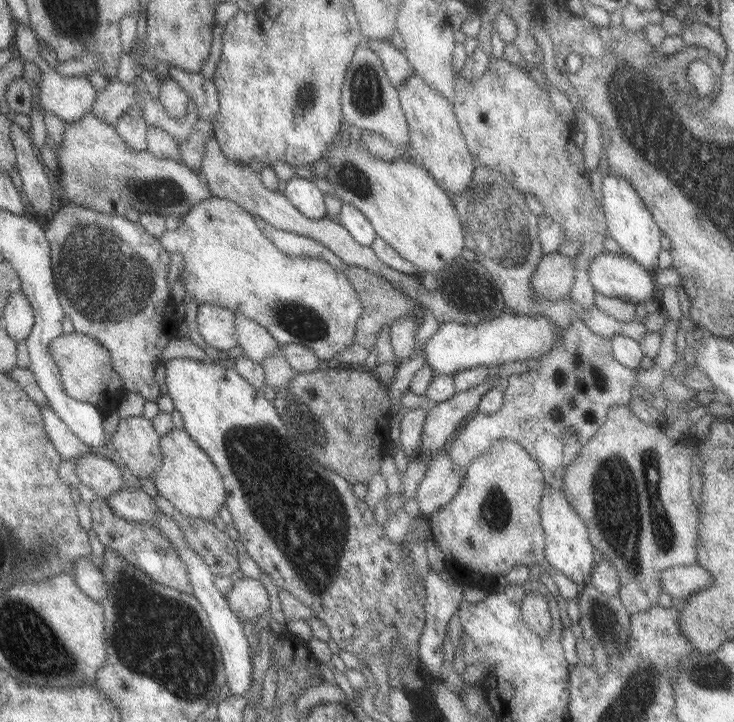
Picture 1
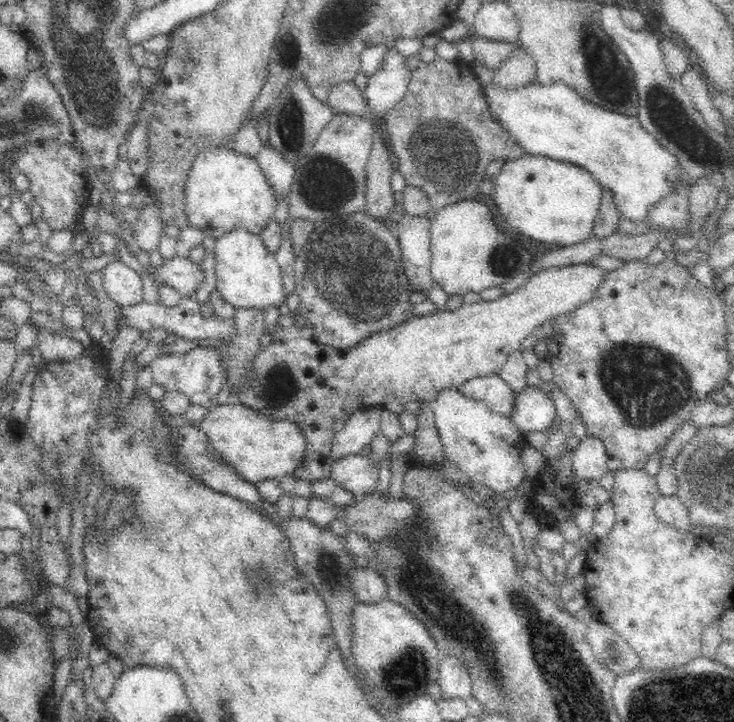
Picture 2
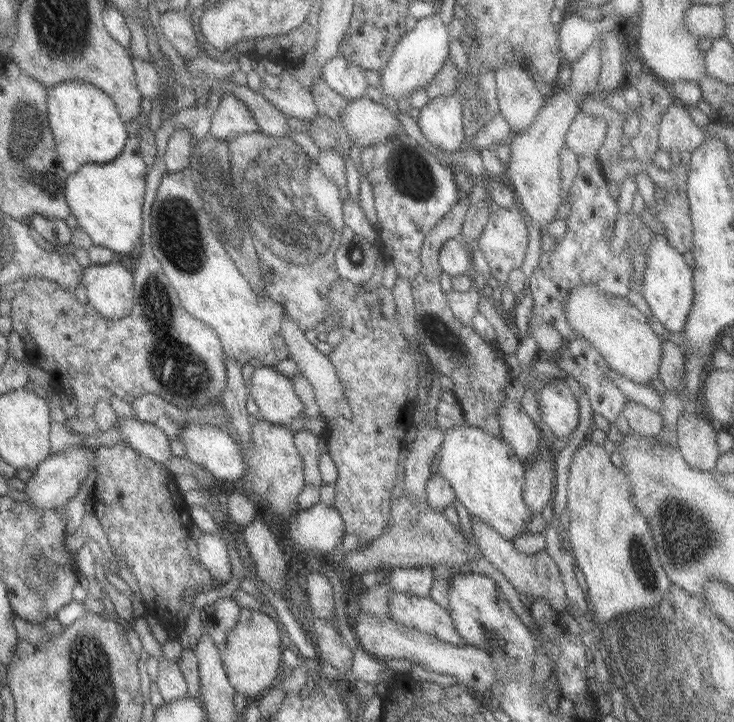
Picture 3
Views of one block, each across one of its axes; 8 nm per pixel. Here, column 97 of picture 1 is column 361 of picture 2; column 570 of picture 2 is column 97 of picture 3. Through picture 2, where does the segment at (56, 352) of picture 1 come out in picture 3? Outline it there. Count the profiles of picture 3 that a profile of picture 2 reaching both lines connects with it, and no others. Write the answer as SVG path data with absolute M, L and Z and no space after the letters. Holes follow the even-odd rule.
M117 262L105 266L83 268L81 284L87 292L87 302L109 320L125 318L135 306L133 276Z

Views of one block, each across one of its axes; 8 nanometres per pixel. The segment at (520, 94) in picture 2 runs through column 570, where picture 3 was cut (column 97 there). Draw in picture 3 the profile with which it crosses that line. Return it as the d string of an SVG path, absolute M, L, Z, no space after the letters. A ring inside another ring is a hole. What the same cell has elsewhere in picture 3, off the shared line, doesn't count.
M81 80L61 82L49 86L47 96L47 122L55 140L57 160L67 172L67 176L75 174L79 166L113 162L121 154L129 138L127 124L115 110L113 100L107 94L103 94L97 86L91 86L89 82Z

